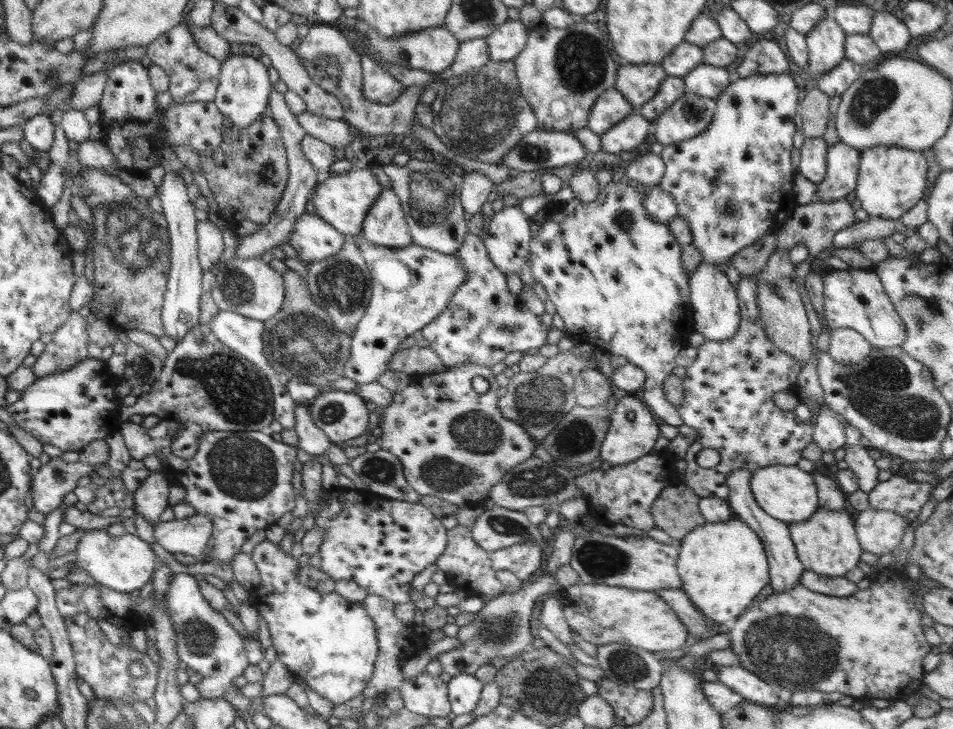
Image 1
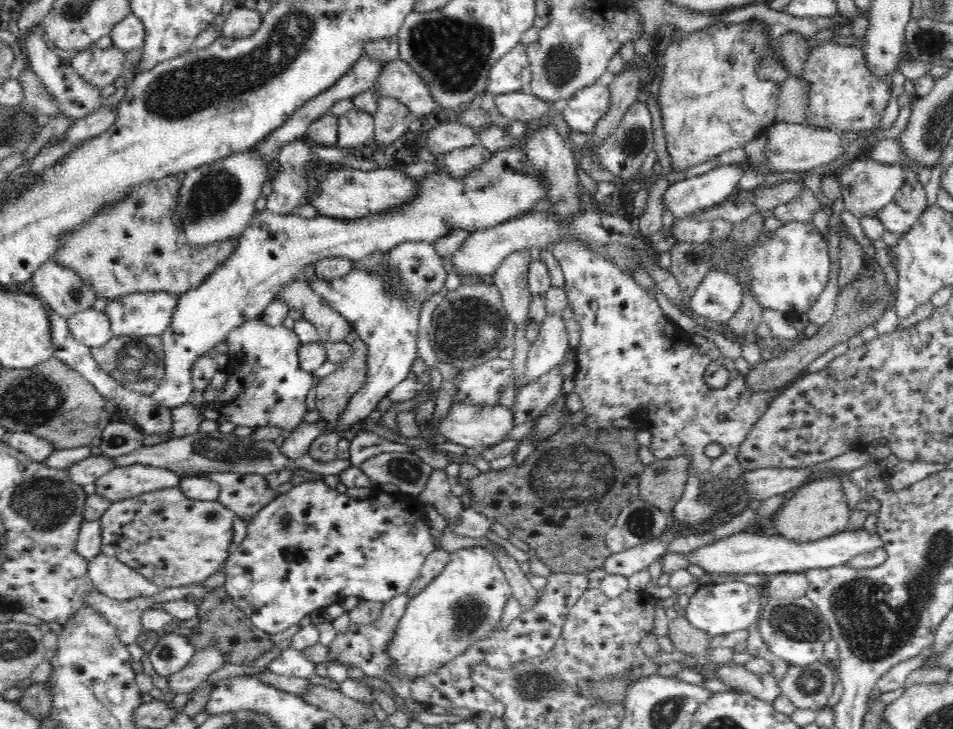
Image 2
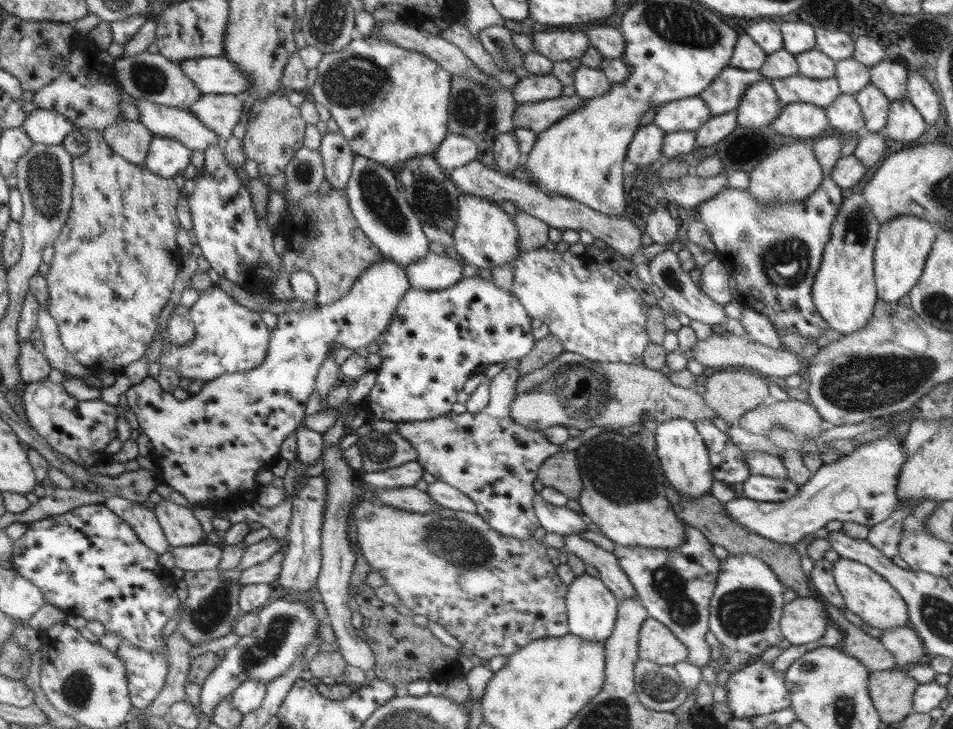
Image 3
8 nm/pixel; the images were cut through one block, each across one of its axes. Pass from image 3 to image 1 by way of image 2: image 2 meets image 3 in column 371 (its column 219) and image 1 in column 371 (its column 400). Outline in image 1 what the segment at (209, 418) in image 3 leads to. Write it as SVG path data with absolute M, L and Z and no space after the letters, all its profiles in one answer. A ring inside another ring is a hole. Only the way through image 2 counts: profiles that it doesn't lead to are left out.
M384 187L368 209L360 236L376 246L402 248L412 244L398 195Z

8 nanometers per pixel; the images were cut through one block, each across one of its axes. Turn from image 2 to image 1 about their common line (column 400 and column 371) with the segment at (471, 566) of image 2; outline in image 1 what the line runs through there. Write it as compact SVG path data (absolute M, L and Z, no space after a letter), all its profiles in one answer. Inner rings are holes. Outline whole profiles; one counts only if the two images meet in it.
M267 539L256 544L250 556L260 573L262 584L250 591L248 600L266 620L278 660L296 678L304 678L314 692L335 705L363 694L367 682L372 678L374 662L378 658L376 629L365 606L362 603L350 602L336 592L320 594L308 586L302 586L296 578L299 562L290 553L282 552L280 545L272 544Z

